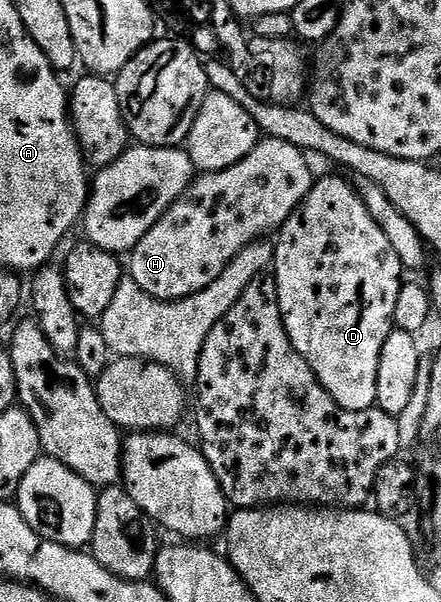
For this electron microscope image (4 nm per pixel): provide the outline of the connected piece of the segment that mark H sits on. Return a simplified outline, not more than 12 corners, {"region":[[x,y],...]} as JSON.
{"region":[[264,138],[192,178],[129,253],[153,299],[205,289],[311,192]]}

